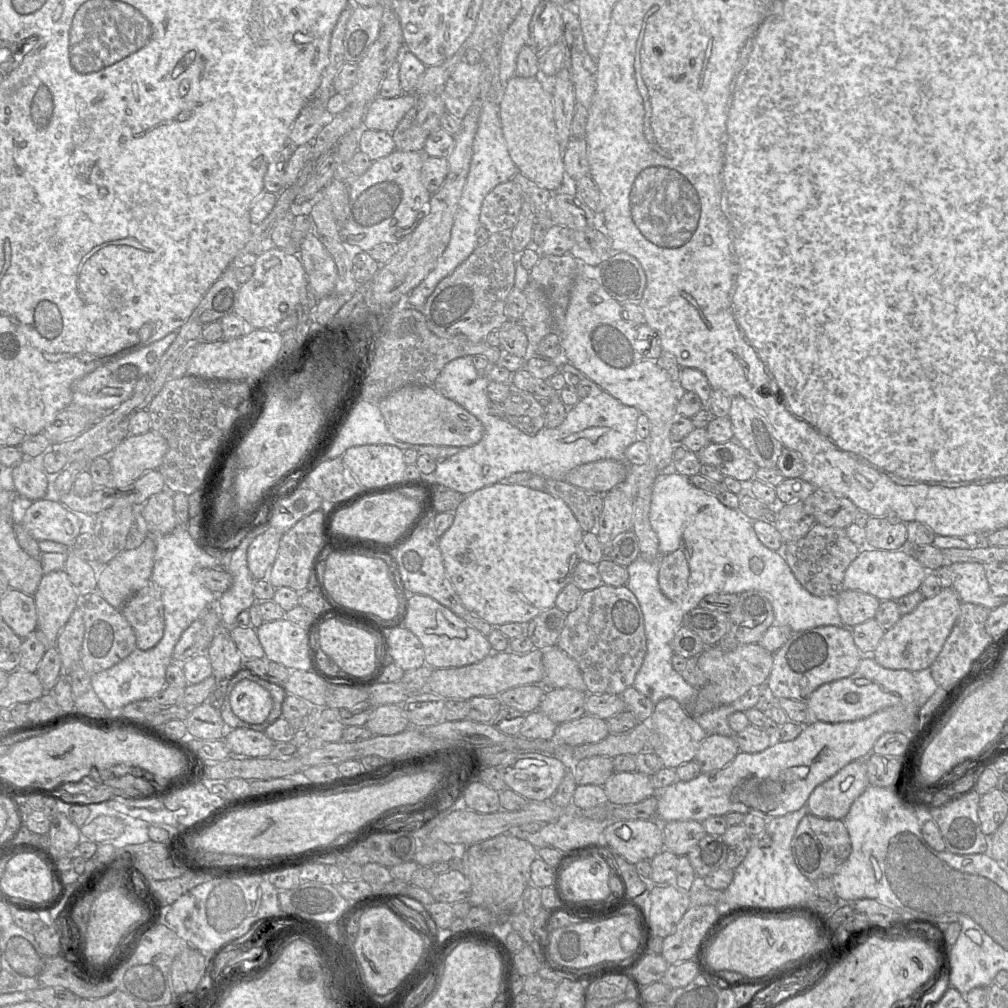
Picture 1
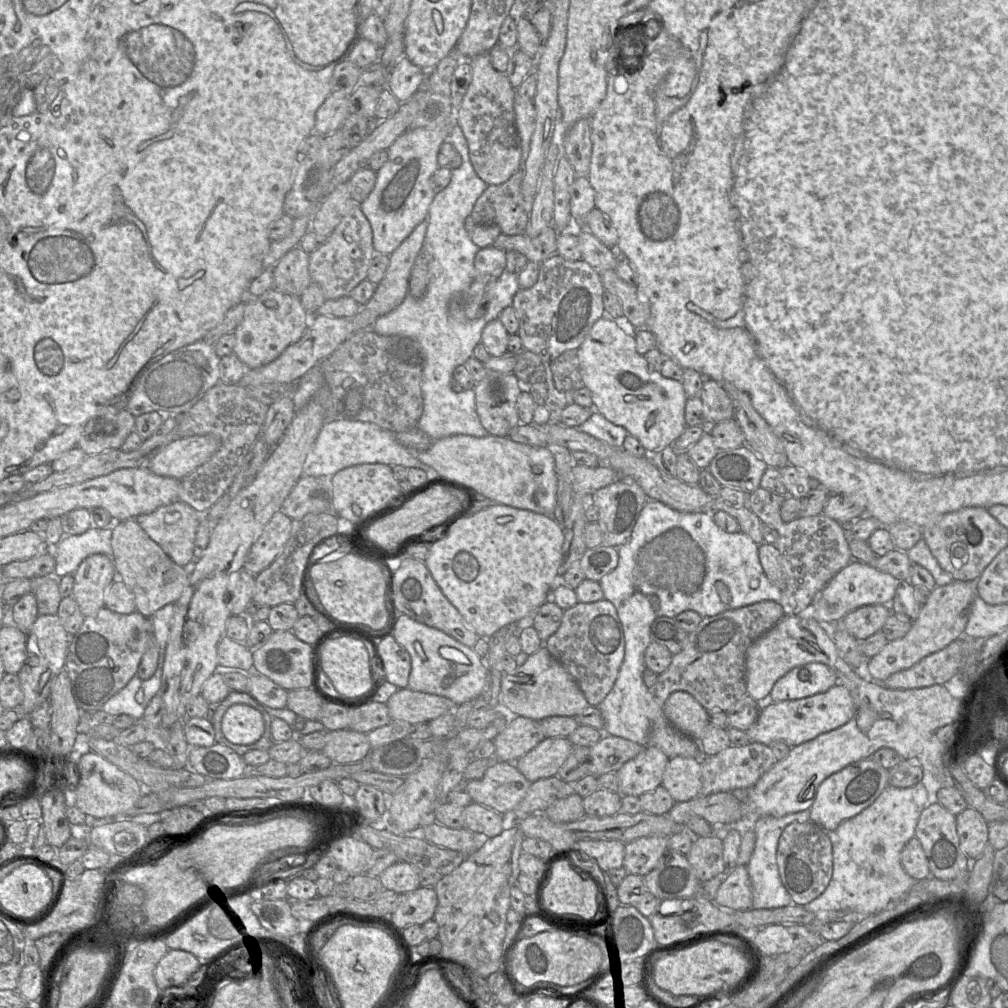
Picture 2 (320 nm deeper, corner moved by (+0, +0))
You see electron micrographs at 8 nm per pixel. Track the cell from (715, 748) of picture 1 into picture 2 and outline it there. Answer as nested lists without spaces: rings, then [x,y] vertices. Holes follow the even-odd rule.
[[[676,756],[670,758],[661,784],[675,802],[684,802],[699,795],[702,787],[701,758]]]

